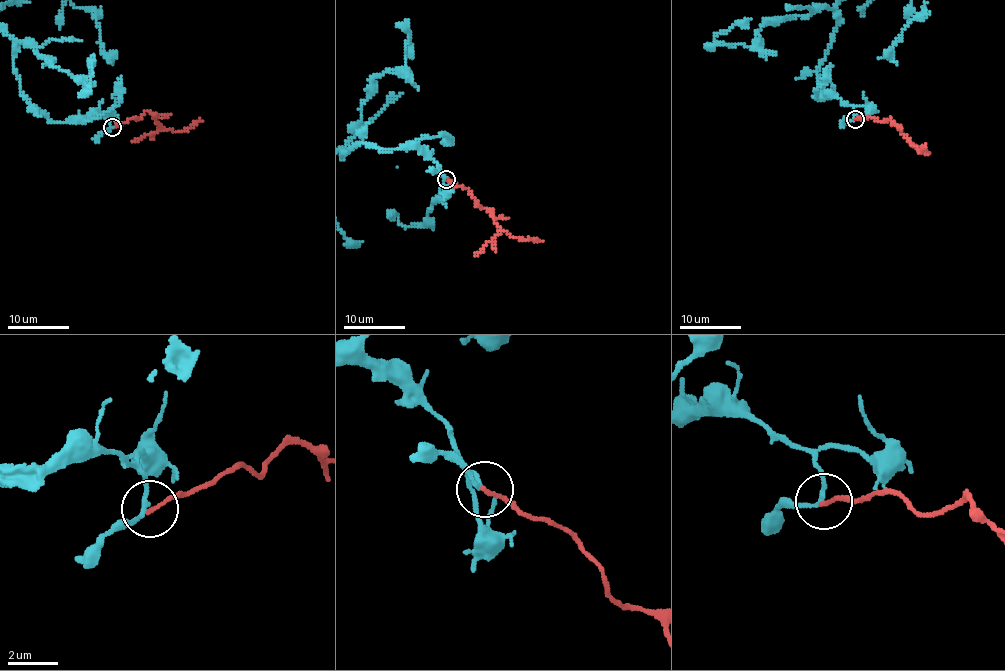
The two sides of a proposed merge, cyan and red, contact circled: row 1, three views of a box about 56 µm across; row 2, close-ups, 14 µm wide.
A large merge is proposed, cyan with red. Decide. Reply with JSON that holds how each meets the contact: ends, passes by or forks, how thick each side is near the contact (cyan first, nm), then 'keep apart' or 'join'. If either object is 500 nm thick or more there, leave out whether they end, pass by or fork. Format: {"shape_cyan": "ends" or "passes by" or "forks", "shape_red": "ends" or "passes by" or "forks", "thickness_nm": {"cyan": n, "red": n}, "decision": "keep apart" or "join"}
{"shape_cyan": "passes by", "shape_red": "ends", "thickness_nm": {"cyan": 150, "red": 150}, "decision": "keep apart"}

